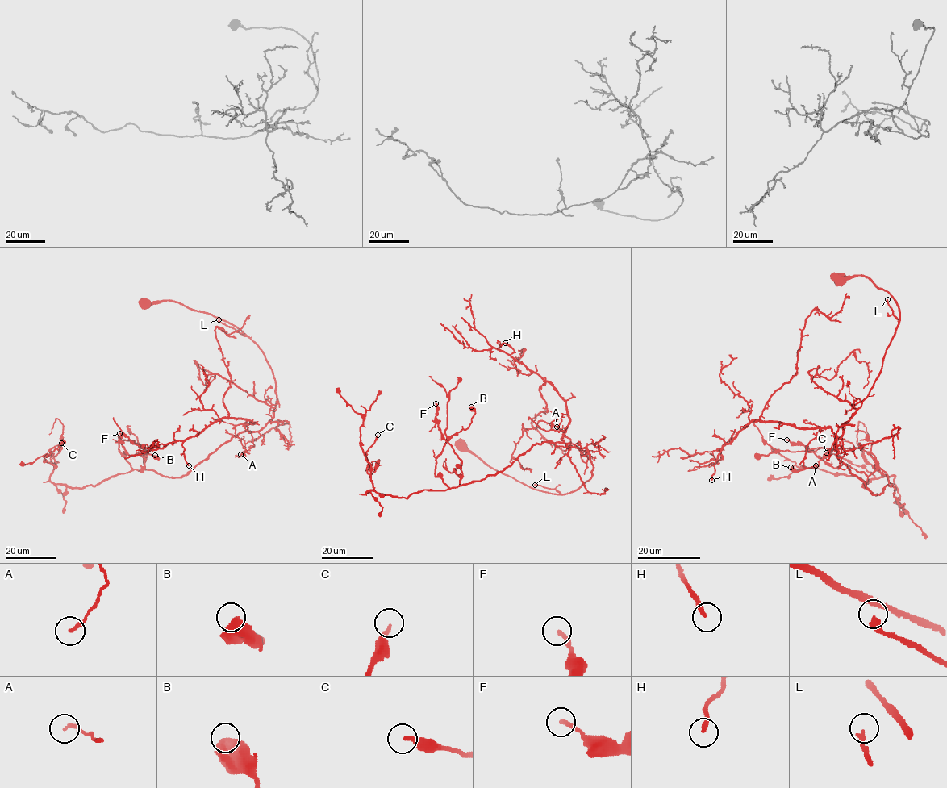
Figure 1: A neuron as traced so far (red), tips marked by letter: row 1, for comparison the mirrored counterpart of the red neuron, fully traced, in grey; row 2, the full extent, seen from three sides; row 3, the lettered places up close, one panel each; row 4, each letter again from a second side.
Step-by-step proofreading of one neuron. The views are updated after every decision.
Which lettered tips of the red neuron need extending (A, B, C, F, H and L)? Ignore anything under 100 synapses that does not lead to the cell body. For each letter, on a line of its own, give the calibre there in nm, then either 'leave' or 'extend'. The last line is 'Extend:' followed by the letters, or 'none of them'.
A: 140 nm thick; leave
B: 650 nm thick; leave
C: 200 nm thick; leave
F: 200 nm thick; leave
H: 200 nm thick; leave
L: 280 nm thick; leave
Extend: none of them

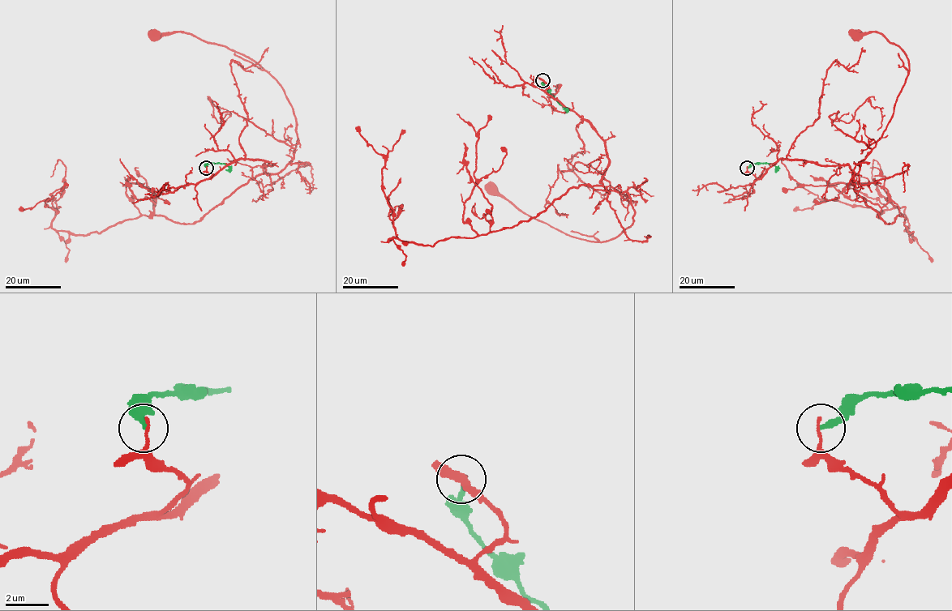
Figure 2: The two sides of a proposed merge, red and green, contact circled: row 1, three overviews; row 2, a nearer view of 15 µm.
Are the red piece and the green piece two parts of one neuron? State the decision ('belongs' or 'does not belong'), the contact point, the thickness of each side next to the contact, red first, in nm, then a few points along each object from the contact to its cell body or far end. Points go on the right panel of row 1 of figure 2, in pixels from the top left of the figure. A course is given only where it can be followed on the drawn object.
does not belong; at (747, 168); 130 nm thick on the red side, 240 nm on the other; red runs (747, 168), (760, 178), (789, 159), (849, 165), (857, 173), (909, 71), (902, 50), (882, 34), (854, 35); green runs (748, 168), (754, 164), (771, 163), (775, 169)

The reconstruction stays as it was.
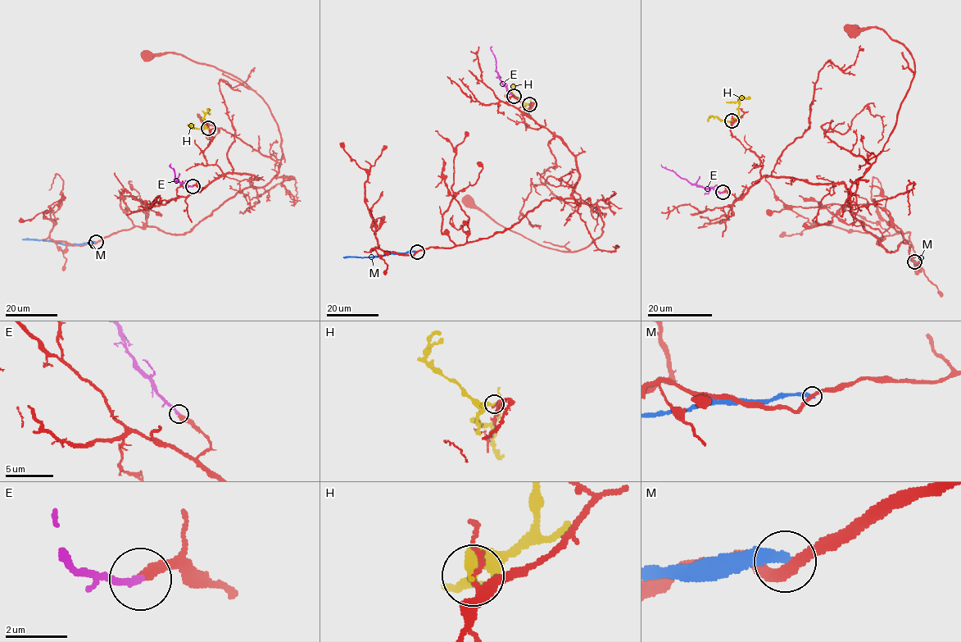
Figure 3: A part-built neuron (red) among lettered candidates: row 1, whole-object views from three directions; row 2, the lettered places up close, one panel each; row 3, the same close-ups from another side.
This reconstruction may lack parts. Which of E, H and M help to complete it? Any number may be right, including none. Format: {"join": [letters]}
{"join": ["E"]}

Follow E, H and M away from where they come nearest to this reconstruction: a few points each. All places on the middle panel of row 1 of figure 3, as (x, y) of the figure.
E: (514, 96), (496, 69), (491, 47)
H: (529, 104), (525, 104), (510, 92), (514, 84)
M: (417, 252), (343, 257)

